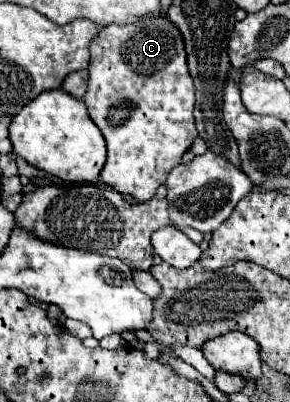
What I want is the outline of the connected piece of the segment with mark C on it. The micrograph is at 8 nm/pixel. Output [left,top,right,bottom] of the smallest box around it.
[85,16,197,202]

